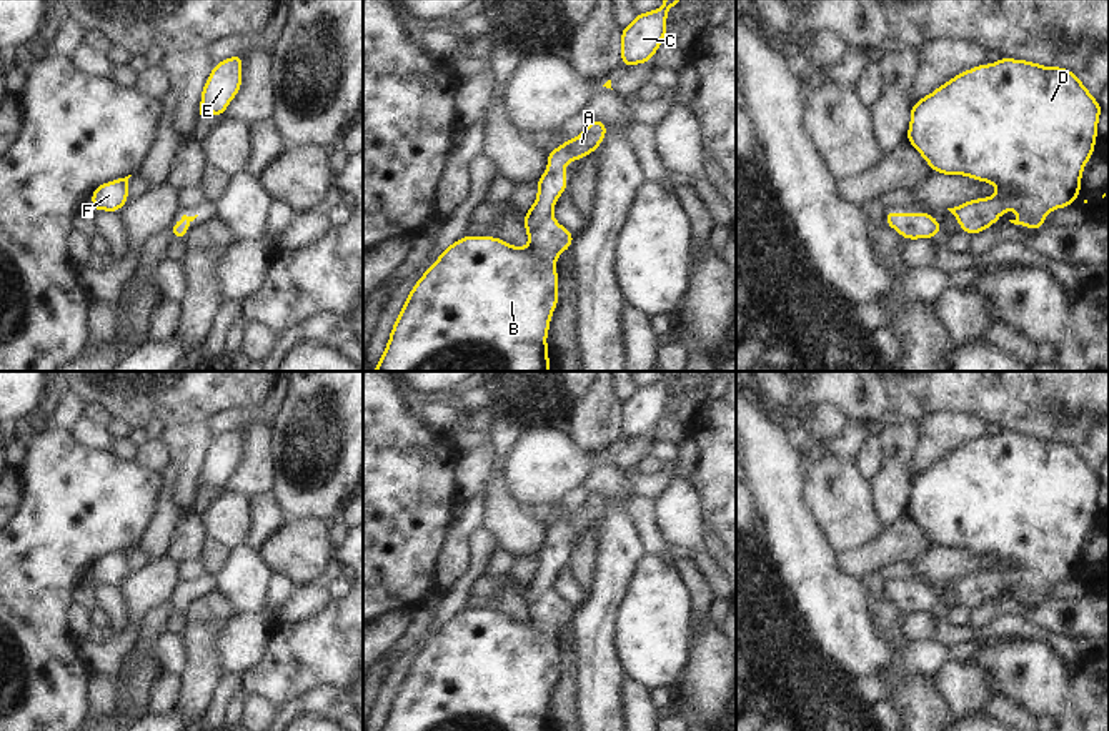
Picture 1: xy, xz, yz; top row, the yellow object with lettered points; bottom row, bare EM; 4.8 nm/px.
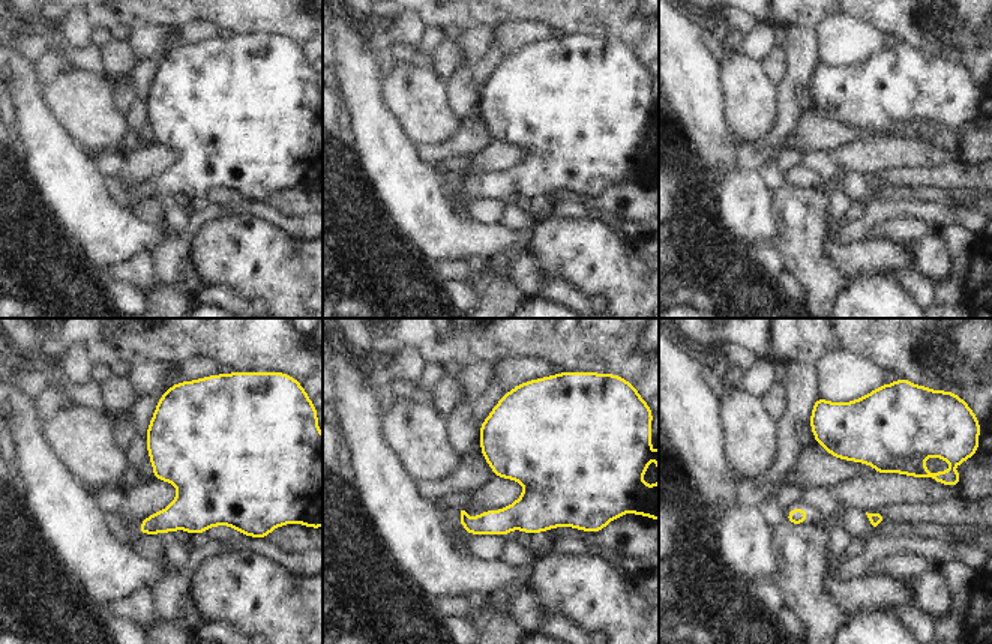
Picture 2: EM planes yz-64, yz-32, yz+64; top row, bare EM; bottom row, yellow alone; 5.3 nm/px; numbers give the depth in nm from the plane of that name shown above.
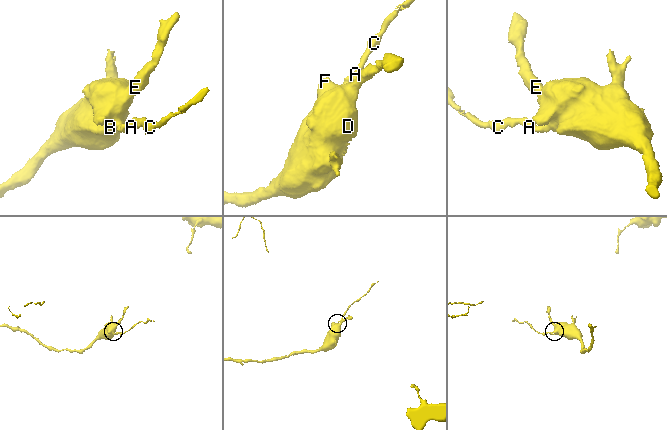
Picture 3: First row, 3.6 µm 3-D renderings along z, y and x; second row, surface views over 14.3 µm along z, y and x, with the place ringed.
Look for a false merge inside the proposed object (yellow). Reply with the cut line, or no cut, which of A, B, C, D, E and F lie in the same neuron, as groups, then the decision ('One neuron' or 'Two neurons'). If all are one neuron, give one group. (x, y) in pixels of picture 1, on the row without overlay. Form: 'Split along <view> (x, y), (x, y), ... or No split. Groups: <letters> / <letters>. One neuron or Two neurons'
No split. Groups: A B C D E F. One neuron

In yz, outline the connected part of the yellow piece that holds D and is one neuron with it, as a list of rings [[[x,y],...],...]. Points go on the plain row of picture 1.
[[[999,431],[956,448],[916,475],[906,513],[936,546],[966,548],[997,559],[996,569],[947,581],[961,604],[974,609],[1006,583],[1021,584],[1011,596],[1039,604],[1046,586],[1076,576],[1084,538],[1094,526],[1101,486],[1097,473],[1071,443]]]

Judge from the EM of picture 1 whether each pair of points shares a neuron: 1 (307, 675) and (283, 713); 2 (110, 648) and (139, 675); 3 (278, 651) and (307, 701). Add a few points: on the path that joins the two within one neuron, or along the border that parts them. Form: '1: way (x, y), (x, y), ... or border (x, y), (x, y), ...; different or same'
1: border (332, 688), (310, 688), (278, 708); different
2: border (135, 638), (135, 643), (112, 678); different
3: border (342, 688), (315, 686), (278, 708); different

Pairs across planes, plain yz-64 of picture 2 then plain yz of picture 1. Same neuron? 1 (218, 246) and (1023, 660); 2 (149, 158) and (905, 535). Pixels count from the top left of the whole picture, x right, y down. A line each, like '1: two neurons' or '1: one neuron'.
1: one neuron
2: two neurons

